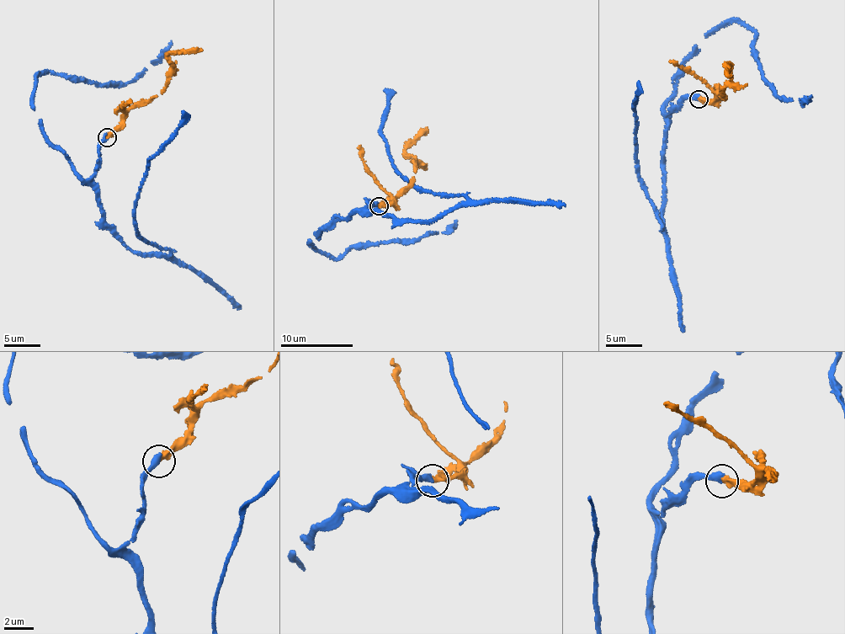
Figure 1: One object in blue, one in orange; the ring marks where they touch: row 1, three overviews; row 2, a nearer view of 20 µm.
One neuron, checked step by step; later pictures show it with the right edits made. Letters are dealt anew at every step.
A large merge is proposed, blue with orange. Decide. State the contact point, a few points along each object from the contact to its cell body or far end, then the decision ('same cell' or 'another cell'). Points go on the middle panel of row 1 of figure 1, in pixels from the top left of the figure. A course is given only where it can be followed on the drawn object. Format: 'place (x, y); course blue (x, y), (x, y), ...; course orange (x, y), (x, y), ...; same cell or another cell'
place (379, 205); course blue (379, 205), (367, 210), (421, 224), (465, 201), (418, 188), (392, 167), (379, 134), (384, 91); course orange (379, 205), (390, 203), (411, 185), (415, 173), (411, 162), (415, 159), (406, 155), (406, 150), (427, 127); same cell

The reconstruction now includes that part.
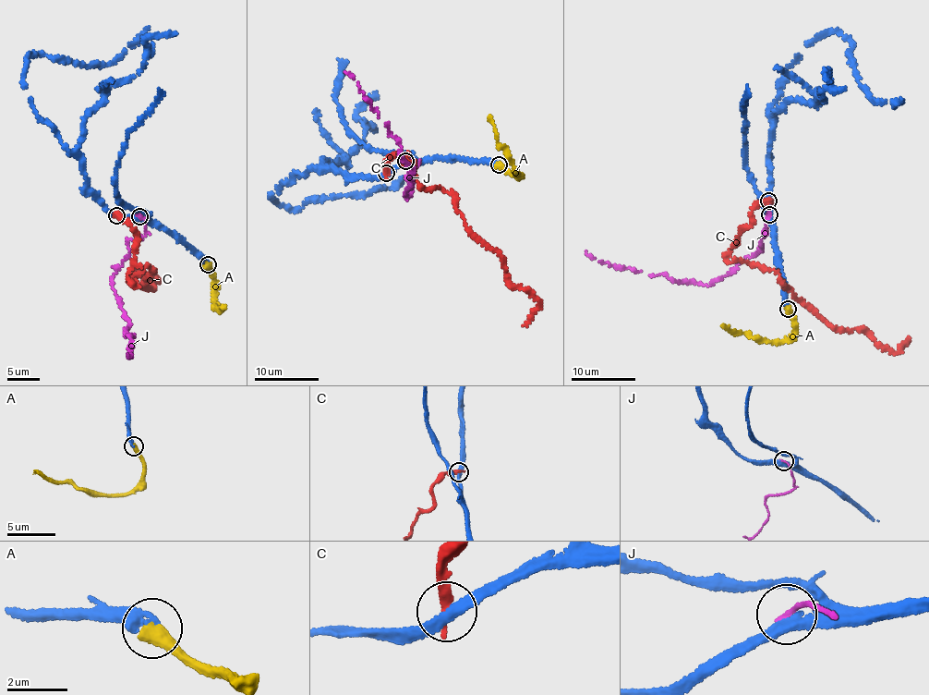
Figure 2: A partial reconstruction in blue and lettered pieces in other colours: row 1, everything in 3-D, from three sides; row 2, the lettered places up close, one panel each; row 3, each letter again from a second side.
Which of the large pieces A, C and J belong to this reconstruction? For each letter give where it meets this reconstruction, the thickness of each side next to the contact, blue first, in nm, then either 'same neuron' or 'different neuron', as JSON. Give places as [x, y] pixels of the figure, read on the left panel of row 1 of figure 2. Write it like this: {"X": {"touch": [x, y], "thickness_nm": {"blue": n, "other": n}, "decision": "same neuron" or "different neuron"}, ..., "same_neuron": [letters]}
{"A": {"touch": [208, 264], "thickness_nm": {"blue": 200, "other": 500}, "decision": "same neuron"}, "C": {"touch": [116, 215], "thickness_nm": {"blue": 280, "other": 380}, "decision": "different neuron"}, "J": {"touch": [139, 216], "thickness_nm": {"blue": 320, "other": 160}, "decision": "different neuron"}, "same_neuron": ["A"]}

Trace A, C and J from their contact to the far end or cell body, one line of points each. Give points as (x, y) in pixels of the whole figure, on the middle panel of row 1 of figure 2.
A: (499, 164), (517, 176), (510, 152), (497, 142), (497, 134), (489, 115)
C: (385, 173), (385, 160), (402, 156), (417, 183), (455, 198), (506, 278), (538, 302), (522, 323)
J: (405, 161), (418, 164), (406, 178), (413, 183), (408, 198), (414, 169), (400, 154), (402, 146), (346, 71)

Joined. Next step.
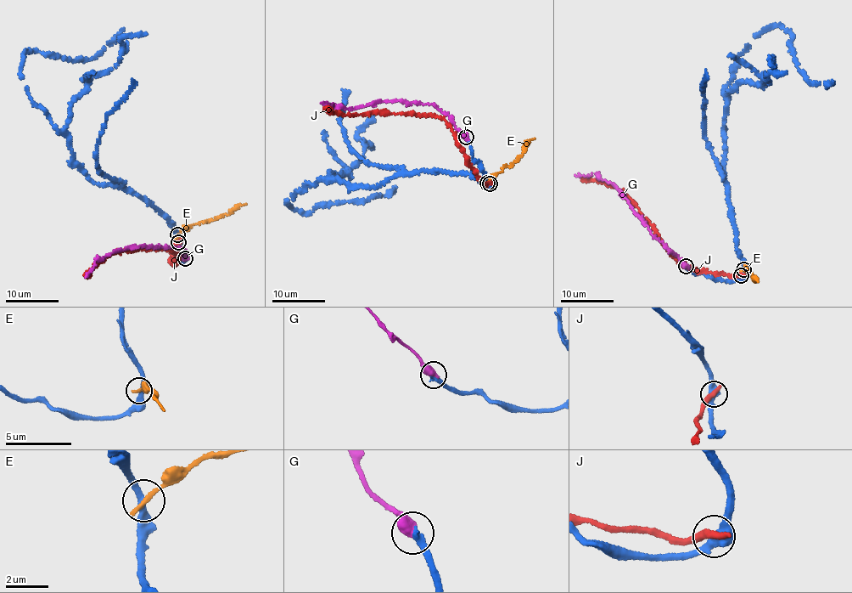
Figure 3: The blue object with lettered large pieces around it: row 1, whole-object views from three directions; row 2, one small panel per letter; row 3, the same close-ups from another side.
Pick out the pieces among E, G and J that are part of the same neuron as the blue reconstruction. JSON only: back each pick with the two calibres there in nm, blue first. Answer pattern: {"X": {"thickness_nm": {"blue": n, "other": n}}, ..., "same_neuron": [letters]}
{"same_neuron": []}

